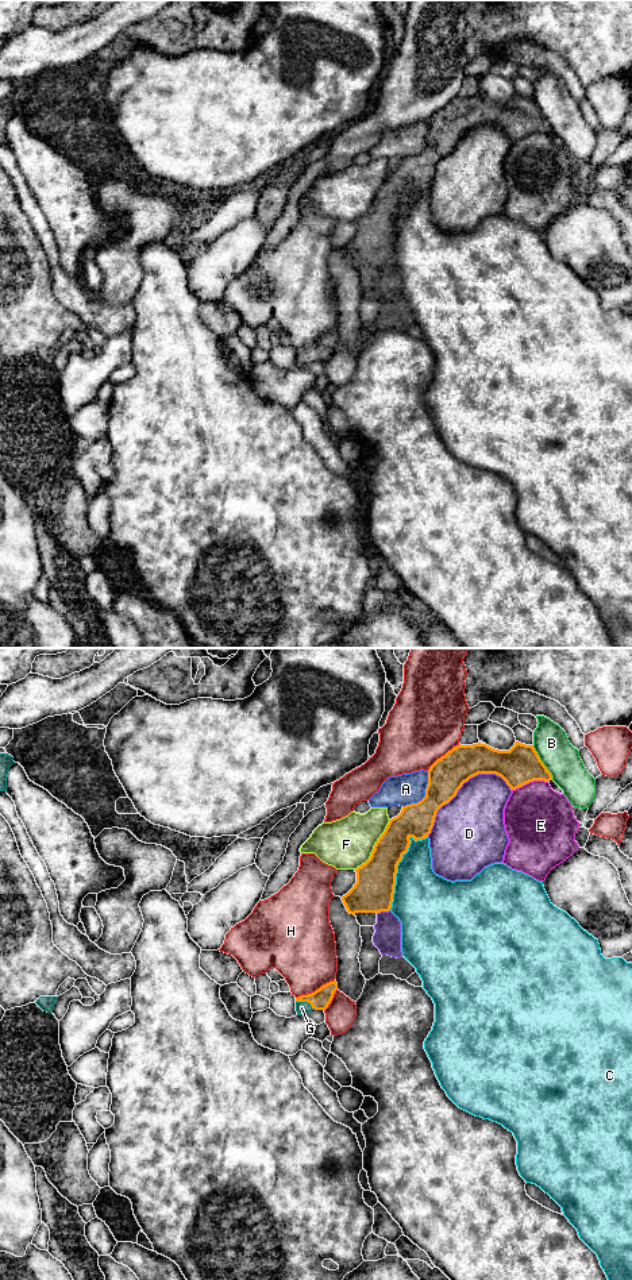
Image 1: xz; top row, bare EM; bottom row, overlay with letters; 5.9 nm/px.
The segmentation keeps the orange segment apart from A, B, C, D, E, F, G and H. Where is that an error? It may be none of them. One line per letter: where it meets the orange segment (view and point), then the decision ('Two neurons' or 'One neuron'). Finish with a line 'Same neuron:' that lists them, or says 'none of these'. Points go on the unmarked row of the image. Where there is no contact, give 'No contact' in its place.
A: Touches orange at xz (426, 146). Two neurons
B: Touches orange at xz (542, 115). Two neurons
C: Touches orange at xz (396, 219). Two neurons
D: Touches orange at xz (461, 138). Two neurons
E: Touches orange at xz (530, 132). Two neurons
F: Touches orange at xz (374, 197). Two neurons
G: Touches orange at xz (305, 353). One neuron
H: Touches orange at xz (316, 342). Two neurons
Same neuron: G

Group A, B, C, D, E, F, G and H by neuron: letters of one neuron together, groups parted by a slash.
A / B / C / D / E / F / G / H

